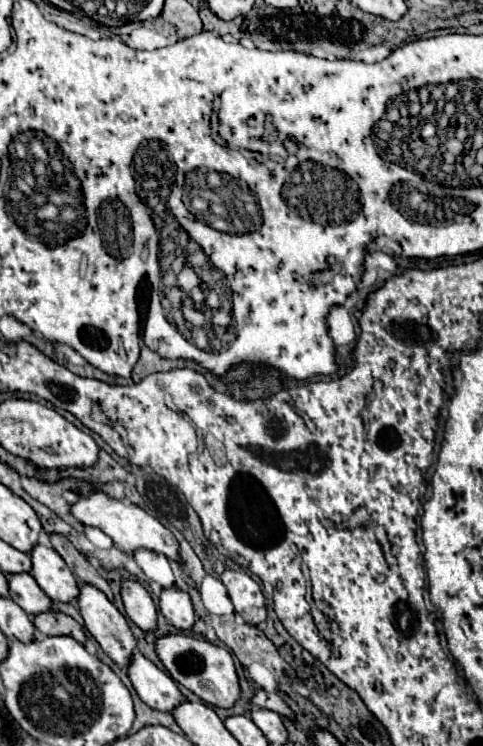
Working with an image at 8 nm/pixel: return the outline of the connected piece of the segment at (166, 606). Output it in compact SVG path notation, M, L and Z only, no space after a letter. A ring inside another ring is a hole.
M162 589L160 611L178 631L188 631L196 621L190 595L180 589Z

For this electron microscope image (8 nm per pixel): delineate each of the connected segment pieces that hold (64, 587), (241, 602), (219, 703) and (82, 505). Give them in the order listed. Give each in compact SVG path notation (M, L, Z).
M36 545L30 553L32 559L32 577L40 585L40 589L52 599L60 603L74 603L80 595L78 581L64 563L64 559L48 547Z
M226 569L220 575L220 581L226 585L236 613L242 615L246 623L258 625L258 623L266 621L266 607L264 607L262 589L248 573Z
M166 635L156 641L158 657L162 659L164 667L168 669L170 677L178 683L182 683L186 689L196 693L204 703L212 707L230 709L240 699L240 685L238 675L234 667L234 659L230 651L226 651L220 645L214 645L206 639L196 639L192 635Z
M96 491L92 495L80 495L80 501L72 505L72 515L82 525L98 527L100 531L104 531L114 541L114 545L120 551L128 553L128 555L132 555L138 549L146 549L146 551L160 553L160 555L168 557L170 561L178 561L178 563L182 561L180 559L180 547L178 547L176 537L156 517L152 517L150 513L146 513L144 509L140 509L134 503L116 501L116 499L108 497L108 495L104 495L102 491Z

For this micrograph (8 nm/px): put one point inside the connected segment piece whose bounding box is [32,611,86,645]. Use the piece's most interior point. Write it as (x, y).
(53, 624)

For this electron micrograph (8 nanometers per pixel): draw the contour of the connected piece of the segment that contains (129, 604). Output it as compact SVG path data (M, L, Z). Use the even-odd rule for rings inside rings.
M138 581L122 583L122 599L124 599L126 615L132 623L136 623L146 633L154 633L158 629L154 601L150 599L150 593Z

